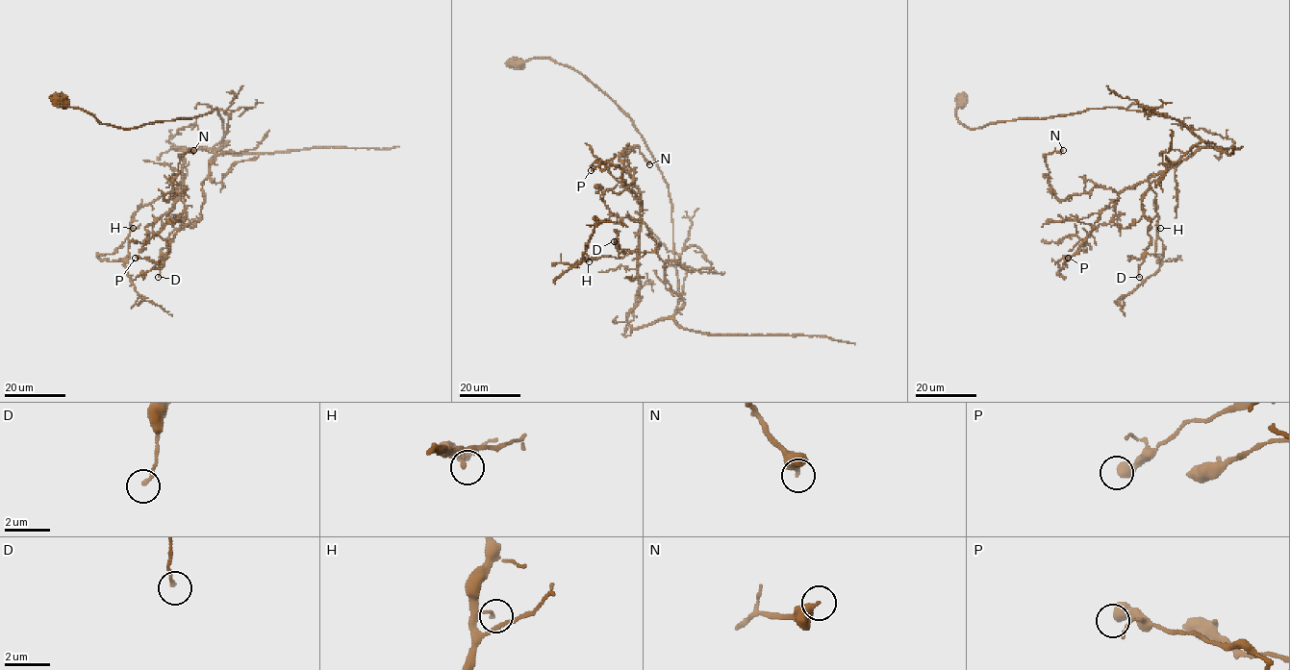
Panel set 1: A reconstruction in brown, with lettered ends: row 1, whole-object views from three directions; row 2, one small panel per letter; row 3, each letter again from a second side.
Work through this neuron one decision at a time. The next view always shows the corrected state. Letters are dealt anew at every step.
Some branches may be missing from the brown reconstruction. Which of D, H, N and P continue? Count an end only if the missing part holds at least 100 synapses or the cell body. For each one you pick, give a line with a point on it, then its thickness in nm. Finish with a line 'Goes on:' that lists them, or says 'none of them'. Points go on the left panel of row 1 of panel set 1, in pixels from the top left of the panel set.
Goes on: none of them

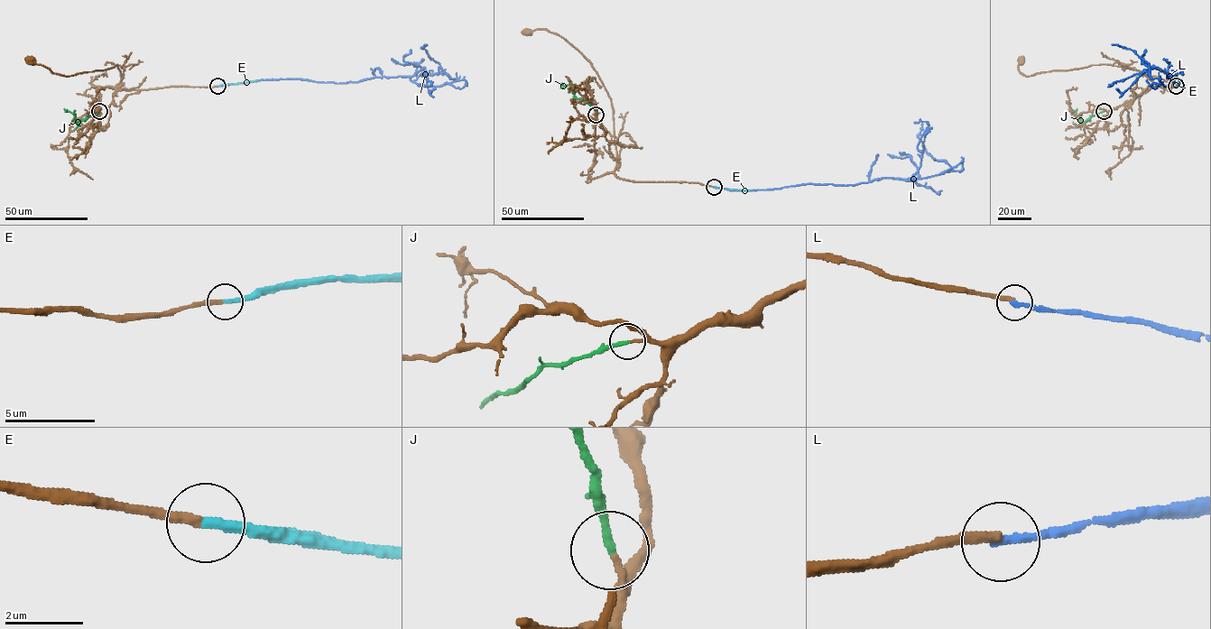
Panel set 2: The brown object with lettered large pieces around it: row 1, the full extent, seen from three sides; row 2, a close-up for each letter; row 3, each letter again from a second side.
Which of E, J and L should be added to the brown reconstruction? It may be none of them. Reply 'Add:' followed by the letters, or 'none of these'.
Add: E, J

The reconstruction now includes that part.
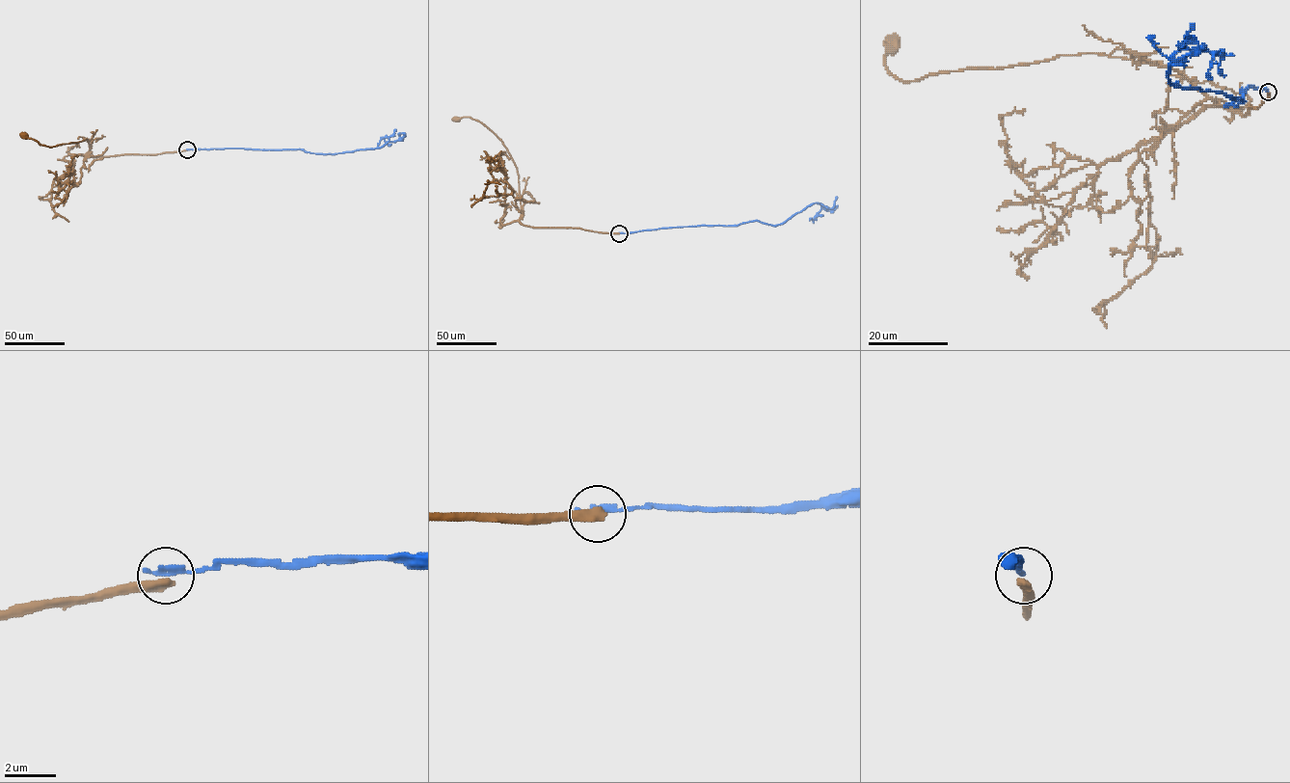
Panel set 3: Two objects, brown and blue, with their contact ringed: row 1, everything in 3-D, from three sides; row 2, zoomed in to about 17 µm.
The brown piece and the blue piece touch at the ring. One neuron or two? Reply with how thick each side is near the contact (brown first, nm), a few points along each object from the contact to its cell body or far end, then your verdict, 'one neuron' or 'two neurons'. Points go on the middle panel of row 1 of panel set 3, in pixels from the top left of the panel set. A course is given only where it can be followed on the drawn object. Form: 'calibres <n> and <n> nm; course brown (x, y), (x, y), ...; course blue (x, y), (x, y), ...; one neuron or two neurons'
calibres 440 and 280 nm; course brown (619, 233), (523, 225), (519, 221), (522, 212), (517, 168), (503, 142), (470, 117), (456, 119); course blue (619, 233), (701, 225), (737, 226), (754, 221), (775, 225), (813, 203), (820, 203), (821, 208), (809, 220); two neurons

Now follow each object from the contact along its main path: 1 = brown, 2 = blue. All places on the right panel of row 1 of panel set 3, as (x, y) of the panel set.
1: (1268, 92), (1256, 108), (1240, 115), (1218, 105), (1173, 69), (1099, 54), (900, 80), (884, 65), (891, 45)
2: (1268, 92), (1251, 86), (1226, 105), (1241, 101), (1175, 87), (1170, 57), (1216, 50), (1225, 75)

